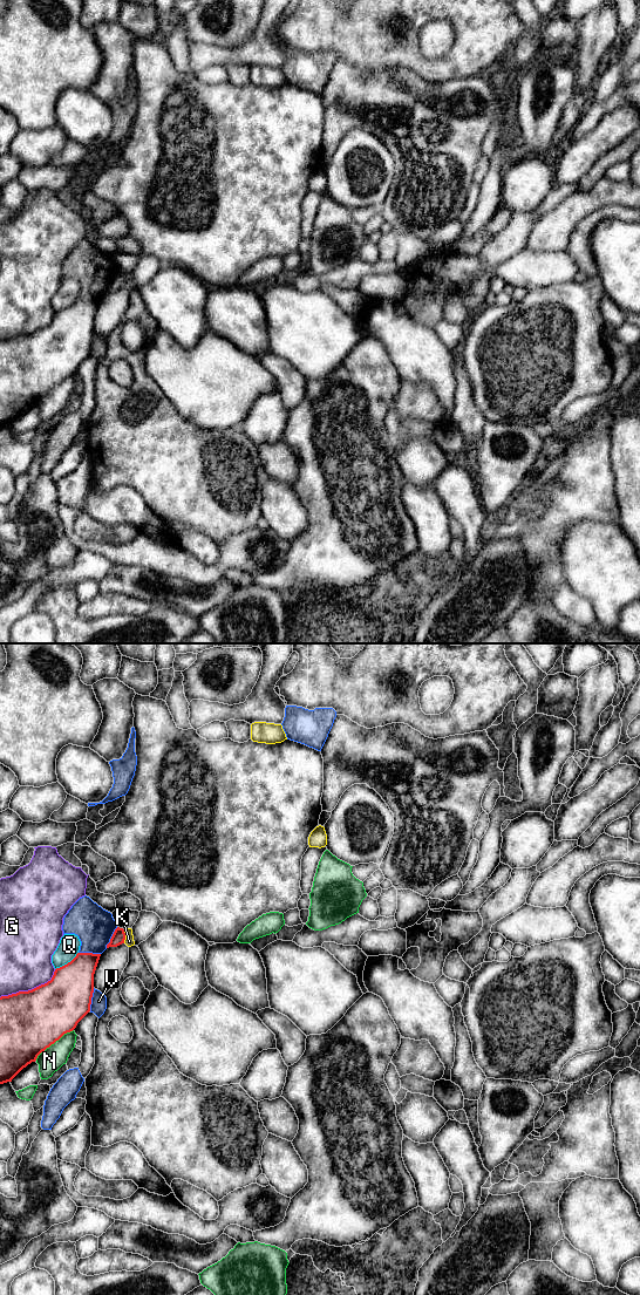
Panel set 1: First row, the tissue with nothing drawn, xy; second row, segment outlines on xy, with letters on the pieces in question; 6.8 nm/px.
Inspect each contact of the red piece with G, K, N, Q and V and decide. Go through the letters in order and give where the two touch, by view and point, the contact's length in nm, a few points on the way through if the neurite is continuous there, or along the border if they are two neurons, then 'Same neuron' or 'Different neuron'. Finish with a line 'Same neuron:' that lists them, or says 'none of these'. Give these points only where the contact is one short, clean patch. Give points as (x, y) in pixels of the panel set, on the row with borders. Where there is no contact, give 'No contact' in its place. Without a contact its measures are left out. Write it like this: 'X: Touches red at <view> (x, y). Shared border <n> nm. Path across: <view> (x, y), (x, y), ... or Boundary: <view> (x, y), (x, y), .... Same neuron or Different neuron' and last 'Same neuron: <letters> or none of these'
G: Touches red at xy (29, 990). Shared border 440 nm. Different neuron
K: Touches red at xy (124, 936). Shared border 100 nm. Boundary: xy (123, 929), (124, 942). Different neuron
N: Touches red at xy (53, 1043). Shared border 340 nm. Different neuron
Q: Touches red at xy (68, 962). Shared border 200 nm. Different neuron
V: Touches red at xy (90, 1000). Shared border 160 nm. Different neuron
Same neuron: none of these

